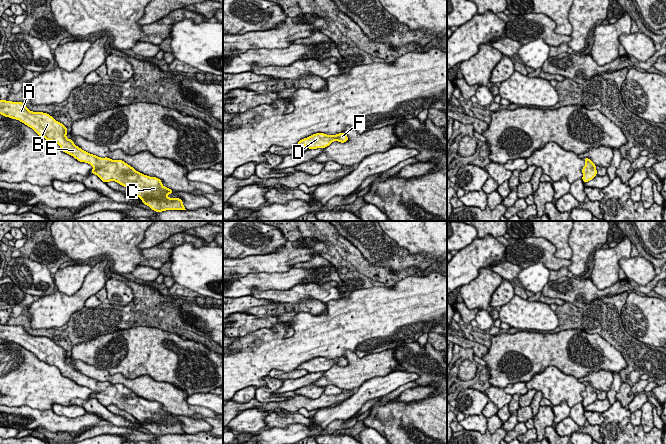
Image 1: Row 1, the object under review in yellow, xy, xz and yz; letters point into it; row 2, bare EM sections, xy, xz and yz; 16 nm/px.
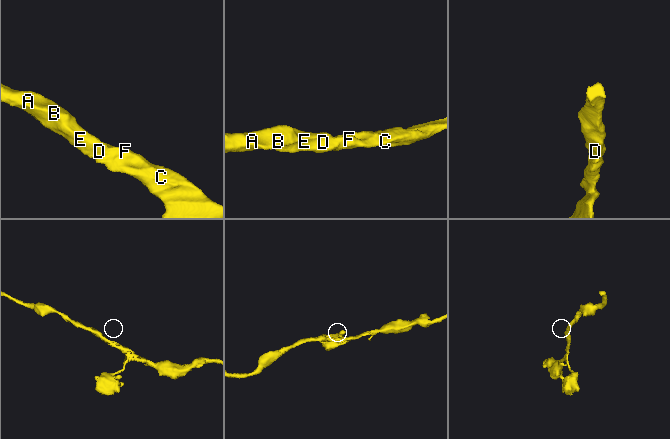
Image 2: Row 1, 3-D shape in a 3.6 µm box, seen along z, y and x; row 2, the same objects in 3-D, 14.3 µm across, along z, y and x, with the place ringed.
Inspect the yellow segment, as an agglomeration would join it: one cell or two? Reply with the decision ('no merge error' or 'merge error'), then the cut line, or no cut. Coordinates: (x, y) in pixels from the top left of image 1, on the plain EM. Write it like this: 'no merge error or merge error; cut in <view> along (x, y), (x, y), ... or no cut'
no merge error; no cut

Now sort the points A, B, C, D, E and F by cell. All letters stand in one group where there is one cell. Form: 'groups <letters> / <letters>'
groups A B C D E F

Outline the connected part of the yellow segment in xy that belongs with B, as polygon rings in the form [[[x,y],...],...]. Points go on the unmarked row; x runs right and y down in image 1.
[[[0,324],[0,338],[19,344],[40,361],[57,367],[64,377],[80,386],[90,388],[93,391],[91,398],[96,398],[105,407],[116,405],[128,412],[143,424],[142,427],[157,437],[166,434],[186,434],[180,422],[171,423],[166,420],[172,418],[173,414],[164,411],[160,403],[139,397],[122,384],[100,382],[76,370],[73,364],[66,362],[68,353],[49,338],[32,336],[23,326],[6,324]]]

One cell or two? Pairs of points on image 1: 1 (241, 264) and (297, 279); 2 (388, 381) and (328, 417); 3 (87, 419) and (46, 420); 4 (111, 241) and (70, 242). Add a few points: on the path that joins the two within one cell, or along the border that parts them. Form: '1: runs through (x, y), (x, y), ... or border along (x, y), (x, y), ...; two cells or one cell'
1: border along (291, 268), (287, 271), (249, 274); two cells
2: runs through (373, 388), (343, 411); one cell
3: runs through (77, 423), (56, 423); one cell
4: runs through (101, 241), (80, 241); one cell

